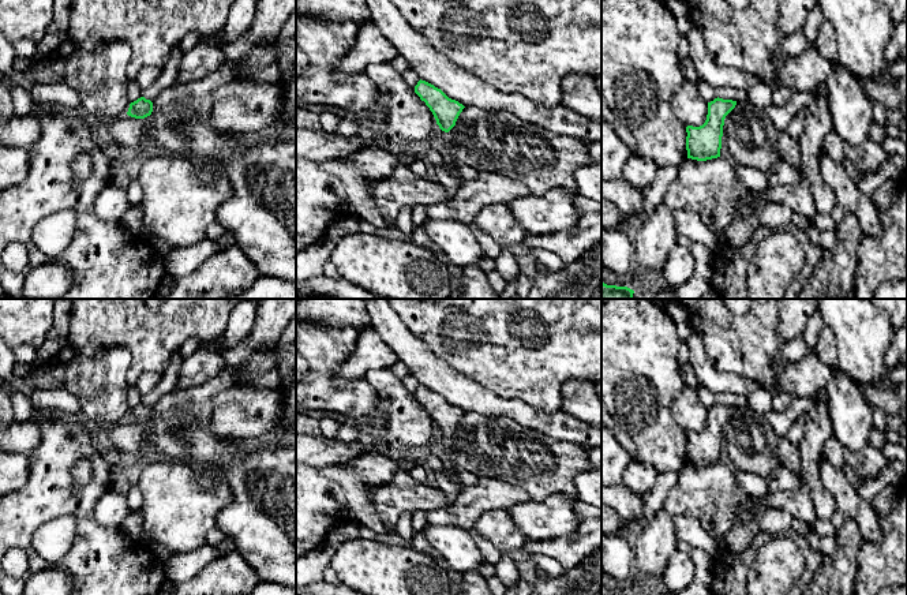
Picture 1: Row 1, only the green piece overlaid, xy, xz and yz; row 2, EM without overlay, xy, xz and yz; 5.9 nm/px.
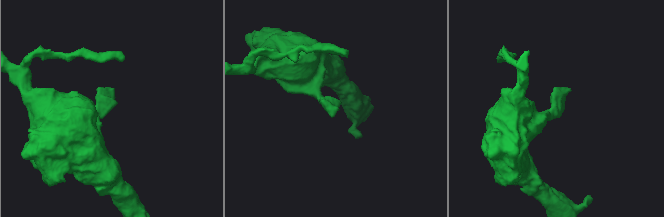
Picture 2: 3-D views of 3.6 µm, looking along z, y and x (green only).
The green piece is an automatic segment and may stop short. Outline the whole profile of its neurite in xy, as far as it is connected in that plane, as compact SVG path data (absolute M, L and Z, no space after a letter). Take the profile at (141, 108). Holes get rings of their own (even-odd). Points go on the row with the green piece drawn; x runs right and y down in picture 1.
M145 97L130 104L127 115L135 119L145 119L153 112L153 102Z

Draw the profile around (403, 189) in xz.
M397 165L389 177L372 182L370 194L391 227L405 207L447 201L447 192L439 182L417 177L408 165Z

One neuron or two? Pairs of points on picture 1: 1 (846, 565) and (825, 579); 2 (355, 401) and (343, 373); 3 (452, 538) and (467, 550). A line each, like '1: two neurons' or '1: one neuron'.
1: one neuron
2: two neurons
3: one neuron

